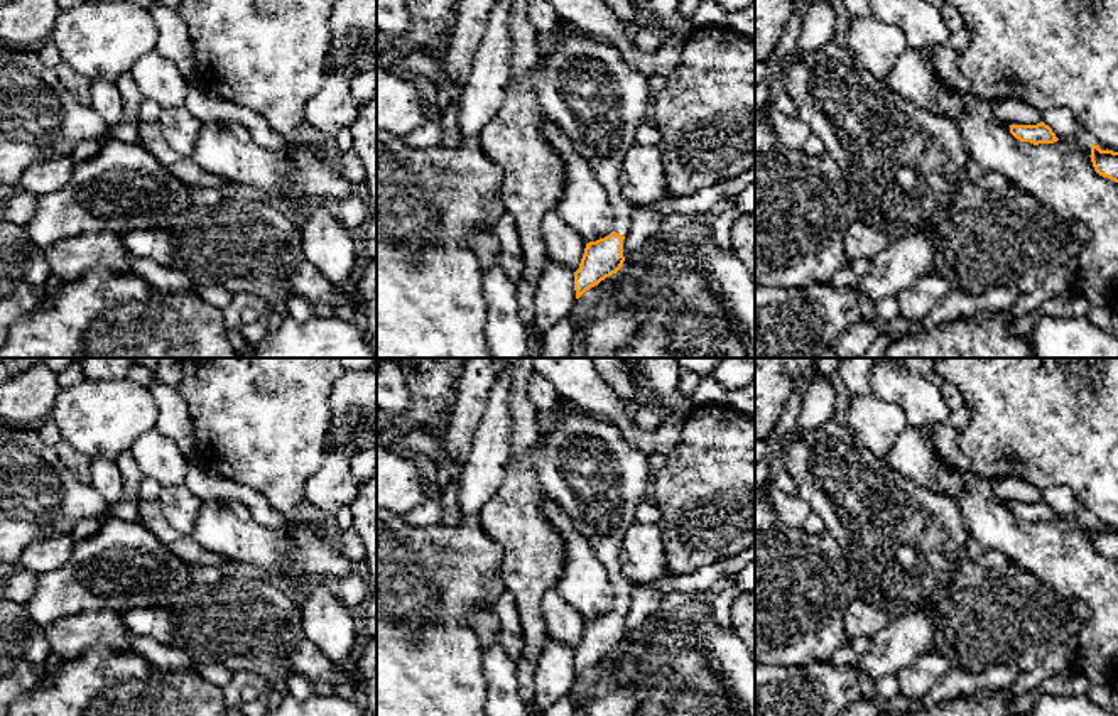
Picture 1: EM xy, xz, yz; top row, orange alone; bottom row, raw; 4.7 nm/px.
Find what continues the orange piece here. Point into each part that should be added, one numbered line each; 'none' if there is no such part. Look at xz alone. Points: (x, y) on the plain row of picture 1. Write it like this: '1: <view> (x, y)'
1: xz (598, 478)

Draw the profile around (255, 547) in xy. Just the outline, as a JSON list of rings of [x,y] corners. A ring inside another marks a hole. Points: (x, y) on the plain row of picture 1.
[[[201,502],[191,537],[240,569],[257,572],[285,566],[292,552],[285,530],[240,520],[221,502]]]

